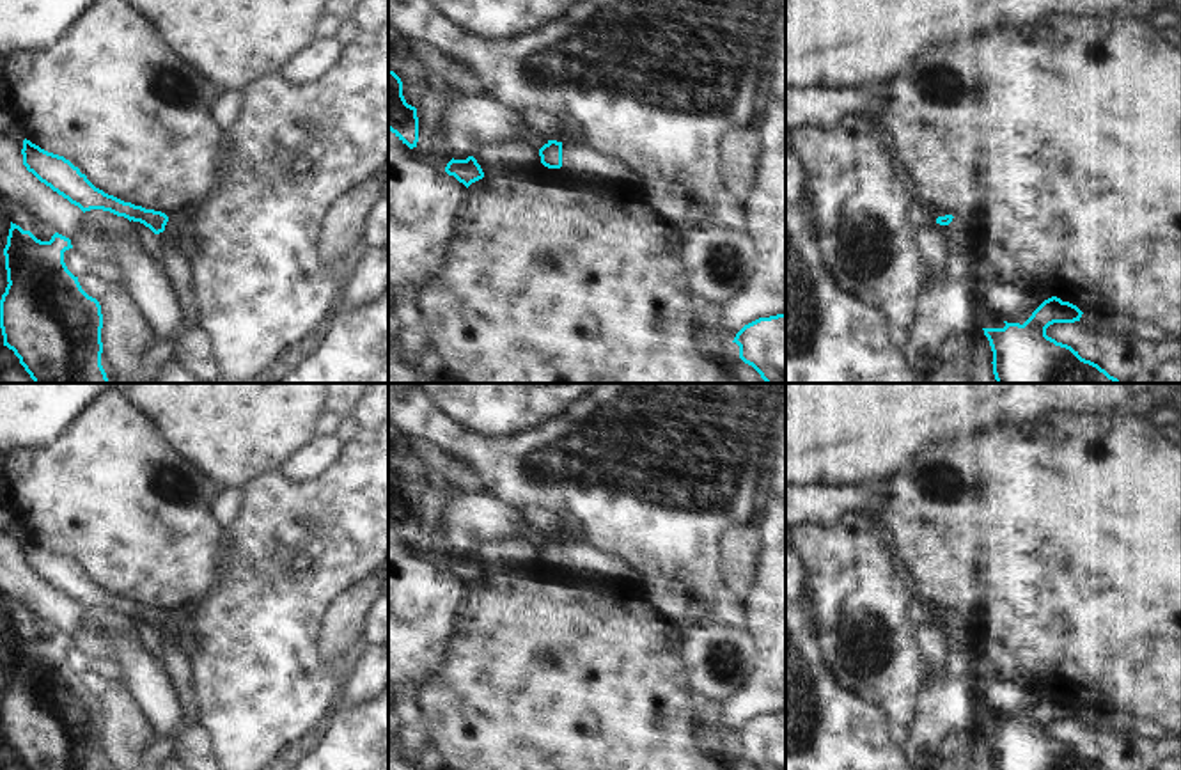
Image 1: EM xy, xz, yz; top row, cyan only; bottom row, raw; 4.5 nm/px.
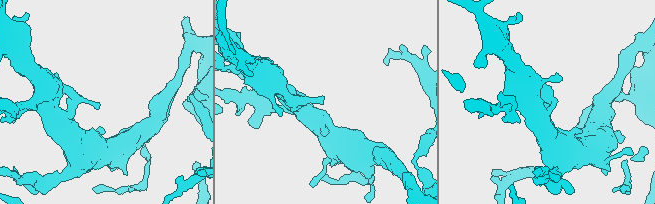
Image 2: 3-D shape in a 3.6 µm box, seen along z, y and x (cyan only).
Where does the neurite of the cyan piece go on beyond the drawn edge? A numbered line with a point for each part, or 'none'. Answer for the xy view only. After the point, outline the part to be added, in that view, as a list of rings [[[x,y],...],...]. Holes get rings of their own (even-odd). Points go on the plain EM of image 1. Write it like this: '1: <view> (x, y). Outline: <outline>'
1: xy (176, 625). Outline: [[[177,610],[174,616],[168,616],[165,623],[165,632],[176,637],[179,642],[184,642],[184,632],[192,626],[192,610]]]

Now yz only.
1: yz (958, 630). Outline: [[[958,614],[949,623],[942,623],[950,642],[958,648],[965,646],[970,639],[972,626]]]

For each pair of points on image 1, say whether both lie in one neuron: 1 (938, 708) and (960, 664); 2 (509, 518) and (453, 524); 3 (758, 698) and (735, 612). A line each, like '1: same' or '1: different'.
1: different
2: same
3: different

